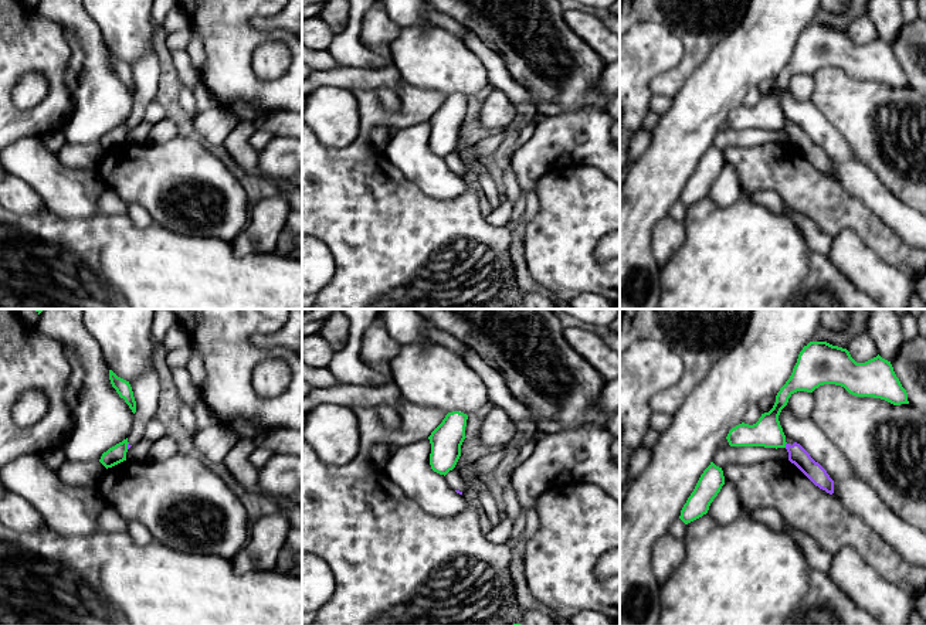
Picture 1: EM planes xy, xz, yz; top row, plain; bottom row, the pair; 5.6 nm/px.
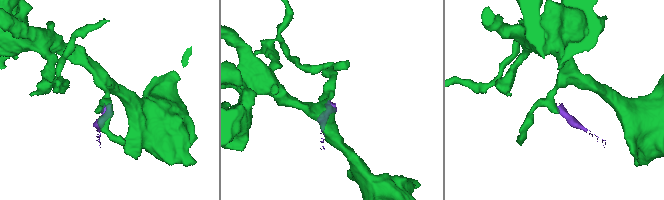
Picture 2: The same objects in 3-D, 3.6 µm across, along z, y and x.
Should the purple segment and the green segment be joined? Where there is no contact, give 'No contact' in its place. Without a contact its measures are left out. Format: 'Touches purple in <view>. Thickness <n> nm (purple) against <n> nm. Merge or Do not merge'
Touches purple in yz. Thickness 110 nm (purple) against 170 nm. Do not merge

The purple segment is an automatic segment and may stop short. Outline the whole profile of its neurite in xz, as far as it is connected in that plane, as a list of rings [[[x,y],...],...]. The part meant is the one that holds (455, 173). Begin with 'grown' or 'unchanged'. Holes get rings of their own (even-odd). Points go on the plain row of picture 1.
grown | [[[454,152],[445,157],[445,163],[448,169],[459,177],[467,173],[465,164],[462,163],[461,157]]]

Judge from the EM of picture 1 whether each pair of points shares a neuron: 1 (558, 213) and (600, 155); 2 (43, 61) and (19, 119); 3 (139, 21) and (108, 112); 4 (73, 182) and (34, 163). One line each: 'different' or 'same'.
1: different
2: same
3: different
4: same

